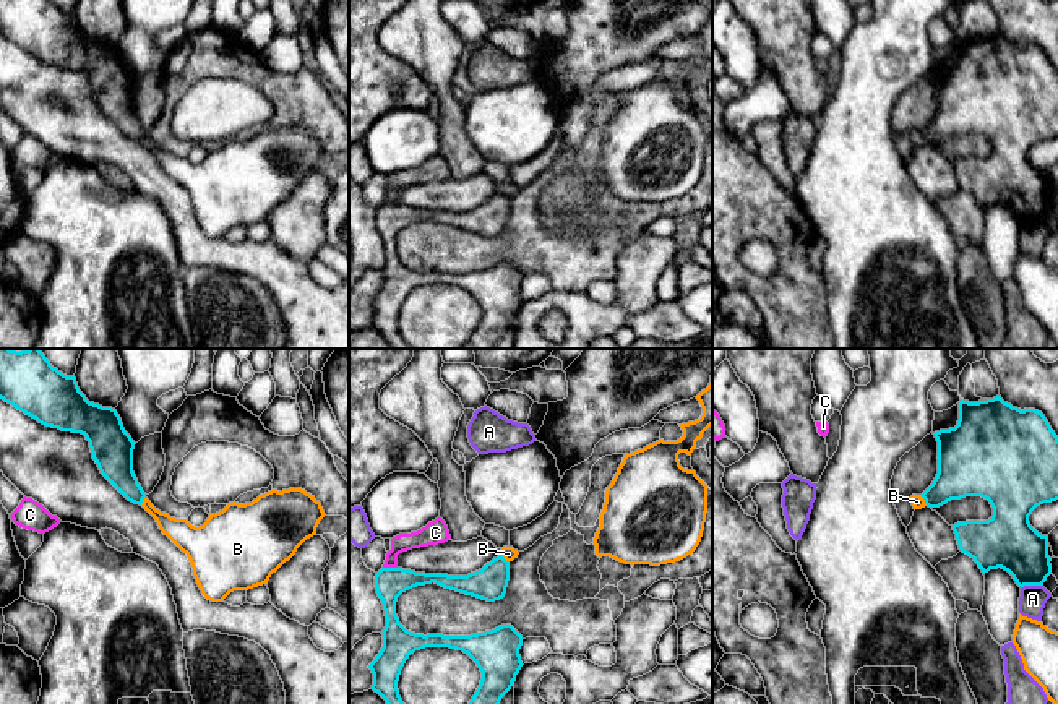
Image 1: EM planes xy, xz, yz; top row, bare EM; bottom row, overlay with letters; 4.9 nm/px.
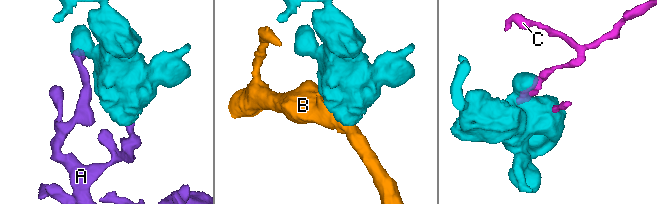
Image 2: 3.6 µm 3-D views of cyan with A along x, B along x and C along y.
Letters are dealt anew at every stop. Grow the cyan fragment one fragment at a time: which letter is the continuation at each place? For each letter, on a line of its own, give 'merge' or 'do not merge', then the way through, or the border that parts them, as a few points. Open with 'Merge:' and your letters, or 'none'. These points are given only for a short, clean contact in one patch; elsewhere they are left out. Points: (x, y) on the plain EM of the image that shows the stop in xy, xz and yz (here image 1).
Merge: none
A: do not merge; border yz (1042, 221), (1024, 221), (1021, 224)
B: do not merge; border yz (920, 132), (927, 141)
C: do not merge; border xz (383, 203), (396, 205)

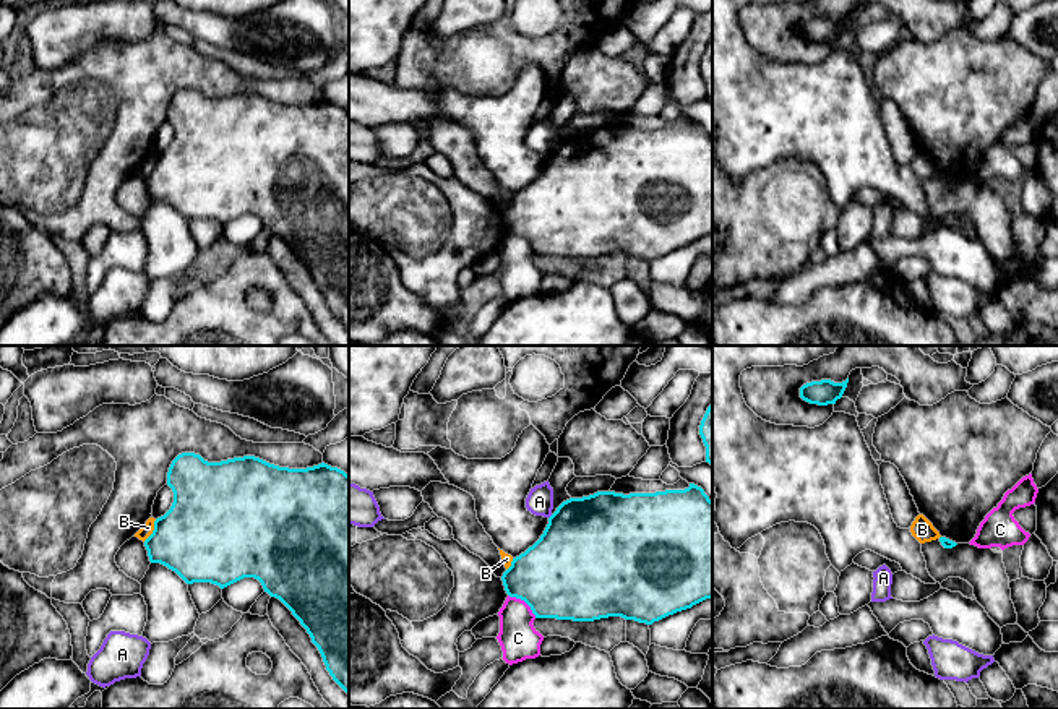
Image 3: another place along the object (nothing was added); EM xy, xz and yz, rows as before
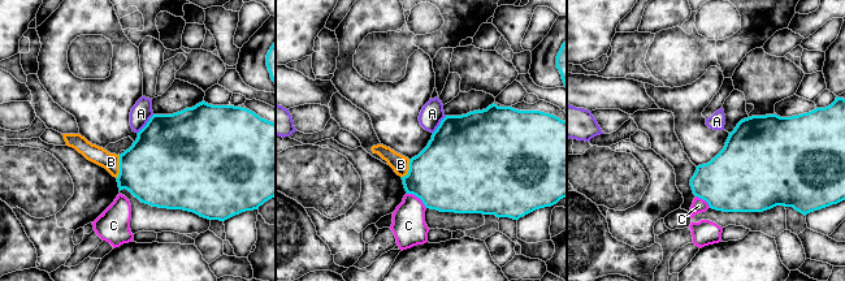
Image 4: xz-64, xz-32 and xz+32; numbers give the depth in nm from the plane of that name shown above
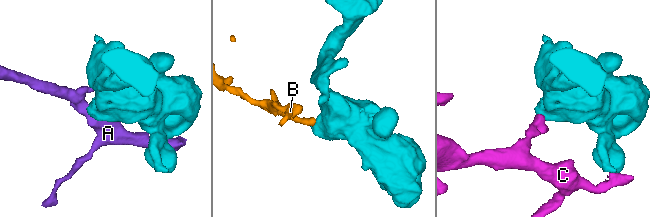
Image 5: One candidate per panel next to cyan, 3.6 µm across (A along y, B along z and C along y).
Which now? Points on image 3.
Merge: none
A: do not merge; border xz (552, 151), (549, 154)
B: do not merge; border xy (156, 156), (154, 166), (143, 177)
C: do not merge

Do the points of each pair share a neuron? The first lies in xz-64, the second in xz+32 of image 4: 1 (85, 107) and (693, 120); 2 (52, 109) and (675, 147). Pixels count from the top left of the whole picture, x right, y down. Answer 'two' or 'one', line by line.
1: one
2: one

